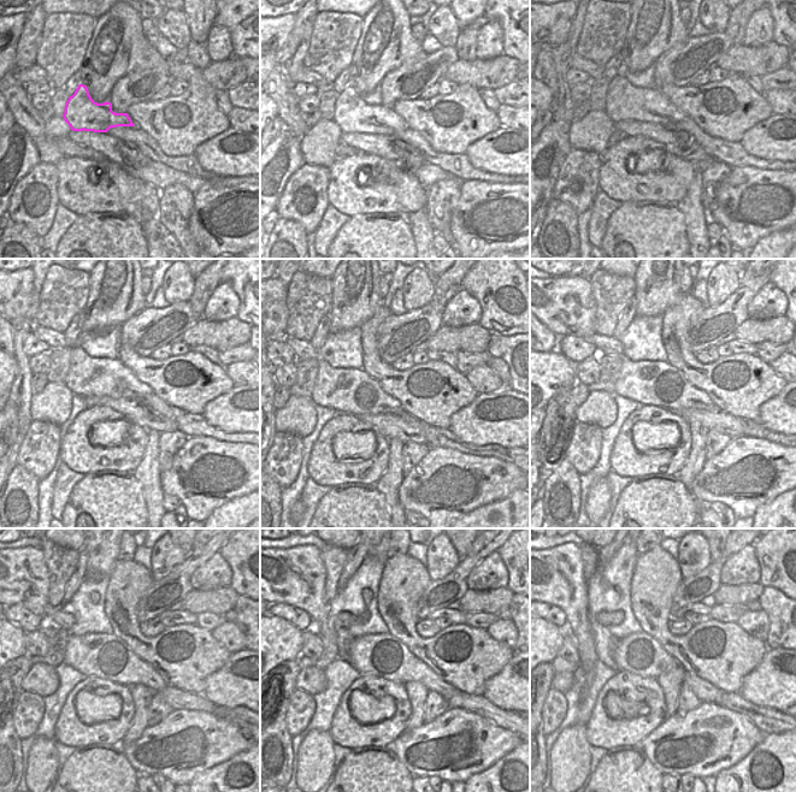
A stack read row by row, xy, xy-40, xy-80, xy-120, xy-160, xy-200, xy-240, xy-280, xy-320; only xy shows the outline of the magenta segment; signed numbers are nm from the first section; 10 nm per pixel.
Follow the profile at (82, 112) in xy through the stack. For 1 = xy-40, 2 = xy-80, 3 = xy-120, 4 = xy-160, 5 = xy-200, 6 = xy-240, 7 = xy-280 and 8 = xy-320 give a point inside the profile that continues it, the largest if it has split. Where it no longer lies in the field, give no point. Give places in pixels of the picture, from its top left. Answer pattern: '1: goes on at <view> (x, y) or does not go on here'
1: goes on at xy-40 (352, 114)
2: goes on at xy-80 (655, 120)
3: goes on at xy-120 (124, 394)
4: goes on at xy-160 (389, 391)
5: goes on at xy-200 (648, 386)
6: goes on at xy-240 (105, 655)
7: goes on at xy-280 (372, 655)
8: goes on at xy-320 (641, 654)

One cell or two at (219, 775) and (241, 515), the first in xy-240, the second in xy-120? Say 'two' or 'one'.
one

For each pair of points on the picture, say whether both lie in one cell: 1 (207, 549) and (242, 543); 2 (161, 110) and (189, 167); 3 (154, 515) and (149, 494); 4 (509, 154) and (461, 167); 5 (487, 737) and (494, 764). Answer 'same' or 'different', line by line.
1: different
2: different
3: same
4: different
5: different

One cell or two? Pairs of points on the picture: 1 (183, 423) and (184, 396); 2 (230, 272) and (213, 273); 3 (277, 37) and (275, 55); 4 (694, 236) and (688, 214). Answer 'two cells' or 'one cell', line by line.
1: two cells
2: two cells
3: two cells
4: one cell

